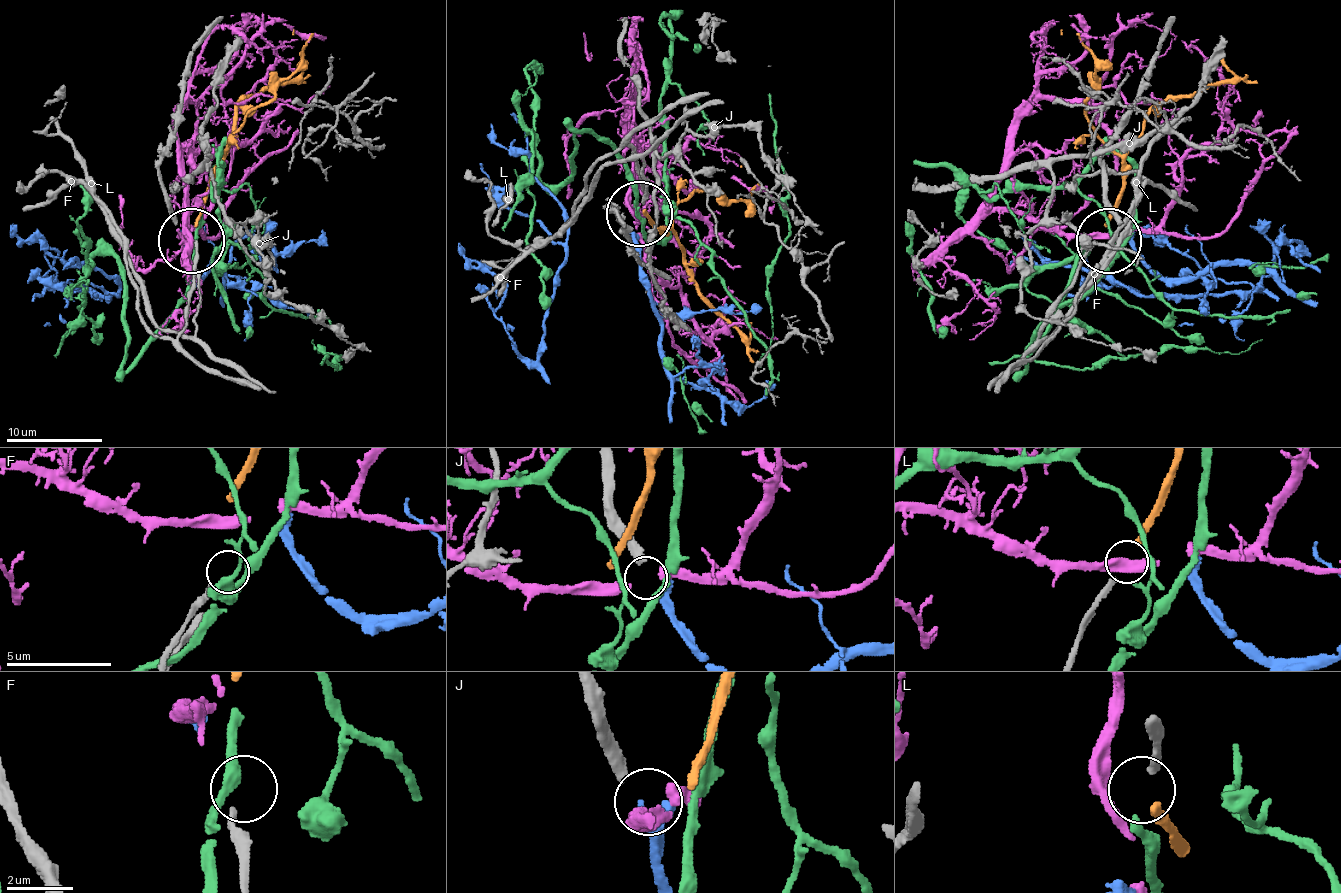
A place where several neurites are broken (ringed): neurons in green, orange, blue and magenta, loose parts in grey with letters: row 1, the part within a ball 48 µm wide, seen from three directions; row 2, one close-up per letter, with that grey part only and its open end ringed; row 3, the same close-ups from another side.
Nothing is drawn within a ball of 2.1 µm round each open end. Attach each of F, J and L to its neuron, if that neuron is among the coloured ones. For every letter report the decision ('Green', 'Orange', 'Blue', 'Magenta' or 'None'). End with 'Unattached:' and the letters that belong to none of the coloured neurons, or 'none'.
F: None
J: Blue
L: Orange
Unattached: F

